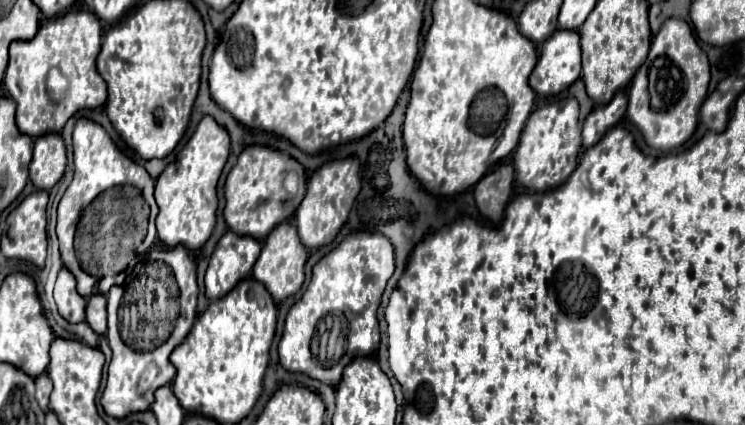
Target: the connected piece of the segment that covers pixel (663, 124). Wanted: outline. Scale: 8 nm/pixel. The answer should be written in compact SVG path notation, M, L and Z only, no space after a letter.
M667 18L651 42L643 66L629 86L627 116L653 148L671 150L689 140L697 126L699 106L709 86L709 60L693 38L691 26L681 18Z

